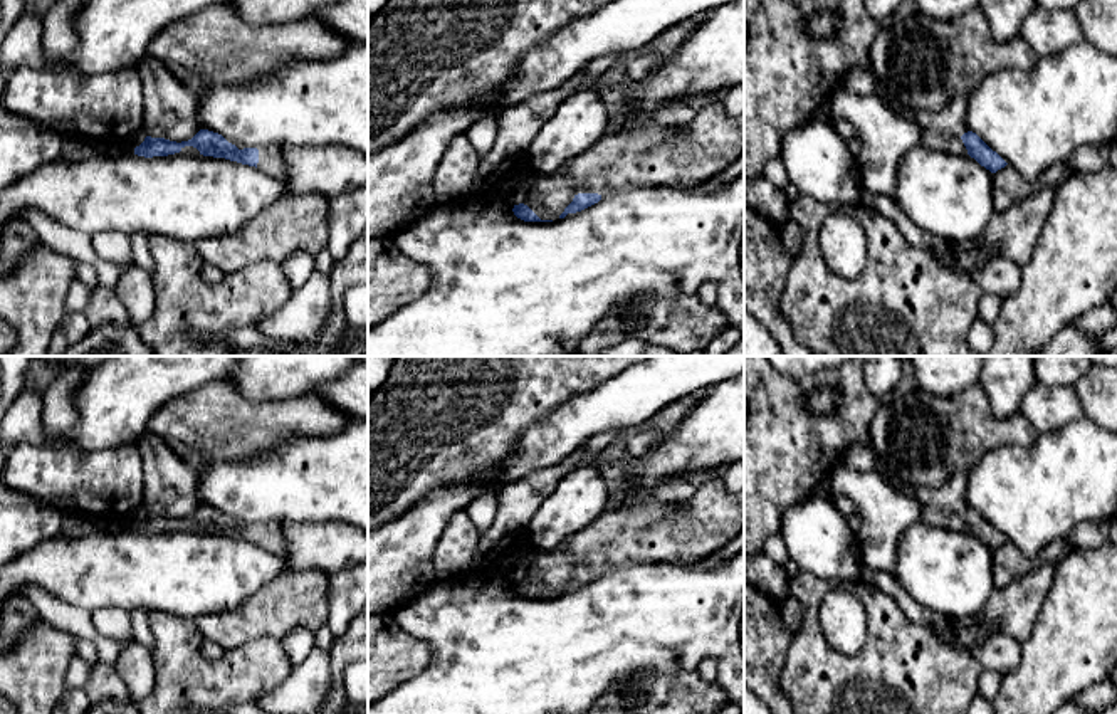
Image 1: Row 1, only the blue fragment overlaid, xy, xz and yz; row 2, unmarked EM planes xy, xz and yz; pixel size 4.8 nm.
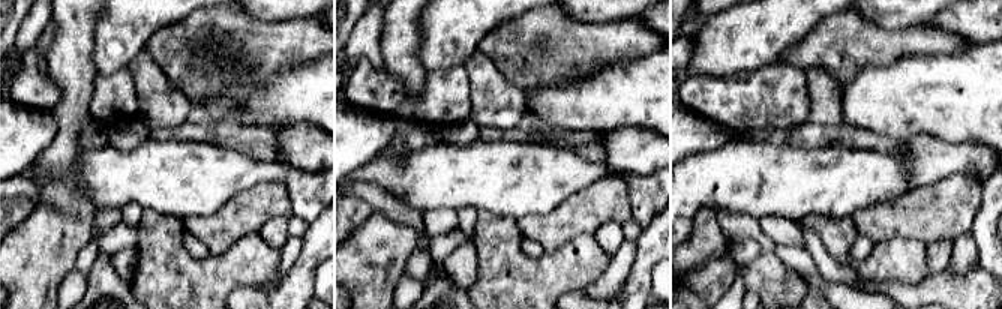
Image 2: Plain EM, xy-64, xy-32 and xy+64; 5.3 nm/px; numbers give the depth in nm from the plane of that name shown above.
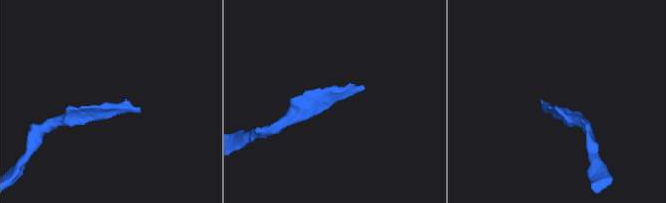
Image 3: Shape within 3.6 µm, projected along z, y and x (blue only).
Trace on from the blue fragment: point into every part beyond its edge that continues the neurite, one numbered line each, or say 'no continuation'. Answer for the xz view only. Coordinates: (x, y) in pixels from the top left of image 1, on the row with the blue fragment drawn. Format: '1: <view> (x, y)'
1: xz (647, 155)

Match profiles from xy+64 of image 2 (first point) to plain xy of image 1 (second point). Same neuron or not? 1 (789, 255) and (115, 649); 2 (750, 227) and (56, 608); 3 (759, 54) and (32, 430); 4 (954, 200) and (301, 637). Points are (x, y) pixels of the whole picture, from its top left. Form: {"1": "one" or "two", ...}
{"1": "two", "2": "one", "3": "two", "4": "two"}

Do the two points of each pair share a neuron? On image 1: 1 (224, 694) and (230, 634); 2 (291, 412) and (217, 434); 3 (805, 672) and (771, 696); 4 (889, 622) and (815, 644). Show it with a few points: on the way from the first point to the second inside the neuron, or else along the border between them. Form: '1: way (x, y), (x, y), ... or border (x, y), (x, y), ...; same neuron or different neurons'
1: border (266, 635), (225, 652); different neurons
2: way (272, 420), (251, 427), (235, 427); same neuron
3: border (790, 649), (781, 671), (781, 692), (785, 696); different neurons
4: way (879, 642), (859, 662), (835, 662); same neuron

